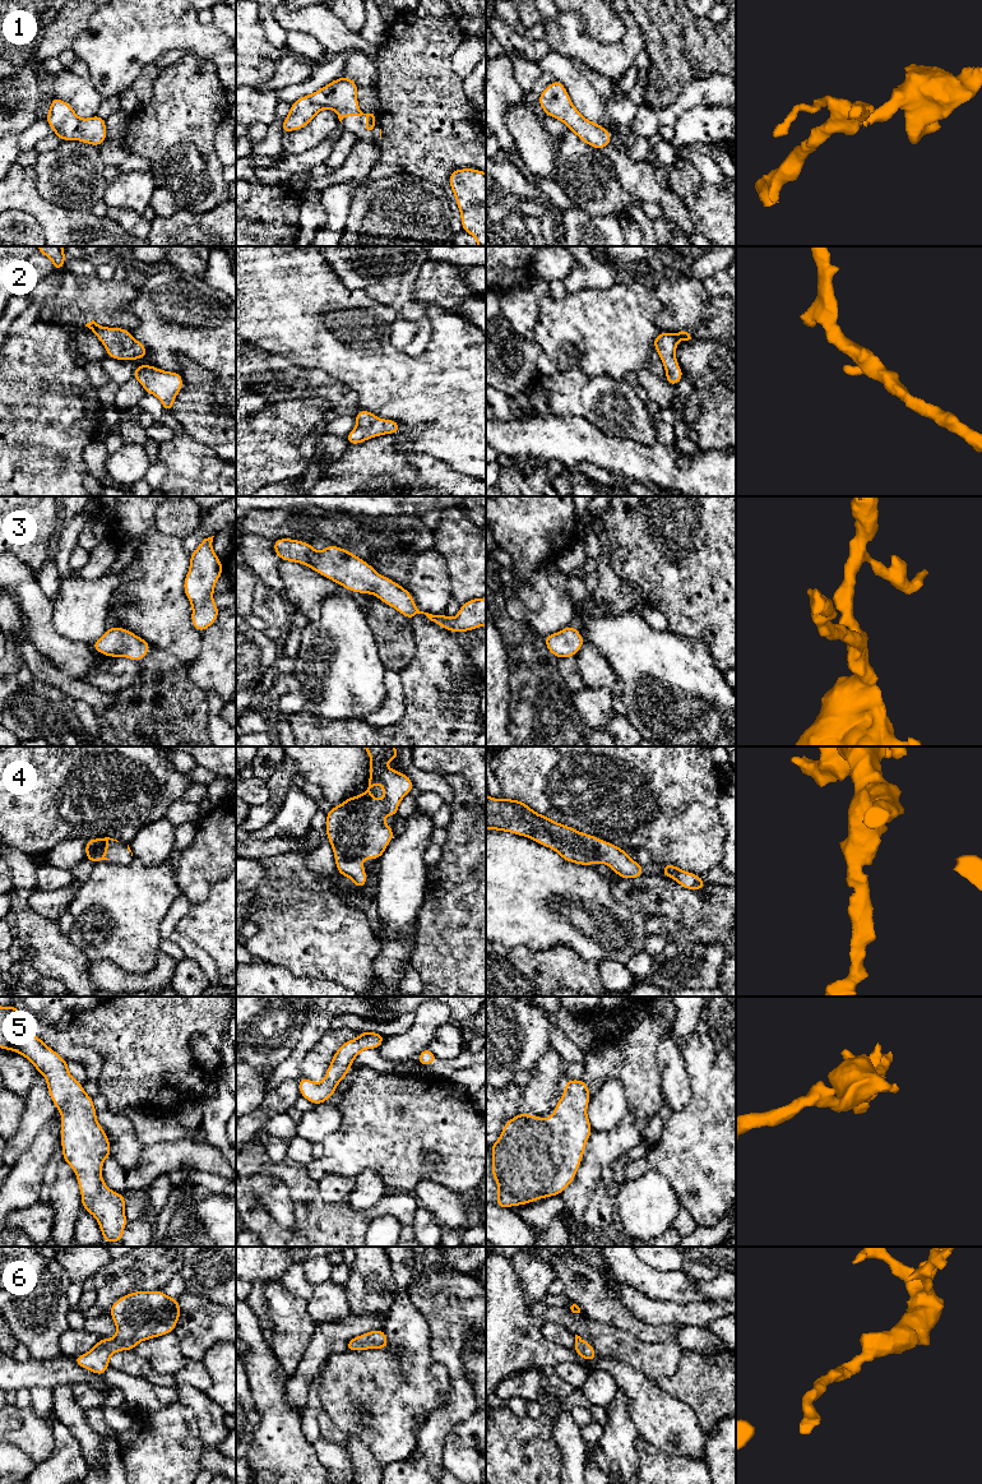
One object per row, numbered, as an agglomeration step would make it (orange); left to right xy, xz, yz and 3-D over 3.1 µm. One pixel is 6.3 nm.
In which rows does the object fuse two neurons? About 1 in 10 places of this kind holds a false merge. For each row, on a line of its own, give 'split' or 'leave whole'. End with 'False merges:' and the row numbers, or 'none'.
1: leave whole
2: leave whole
3: leave whole
4: leave whole
5: leave whole
6: leave whole
False merges: none

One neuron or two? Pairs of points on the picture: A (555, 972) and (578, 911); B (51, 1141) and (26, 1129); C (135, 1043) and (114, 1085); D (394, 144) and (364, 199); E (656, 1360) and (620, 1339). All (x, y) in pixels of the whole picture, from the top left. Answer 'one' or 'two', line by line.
A: two
B: two
C: one
D: two
E: one

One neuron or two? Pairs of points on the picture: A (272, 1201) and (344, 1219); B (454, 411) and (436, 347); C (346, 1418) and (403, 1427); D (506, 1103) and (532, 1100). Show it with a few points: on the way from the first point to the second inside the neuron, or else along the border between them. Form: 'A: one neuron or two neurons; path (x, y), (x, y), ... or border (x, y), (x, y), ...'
A: two neurons; border (279, 1179), (287, 1187), (292, 1202), (292, 1230)
B: one neuron; path (454, 396), (454, 365), (452, 363)
C: one neuron; path (360, 1432), (375, 1433), (378, 1431), (389, 1431)
D: two neurons; border (524, 1089), (518, 1112)

